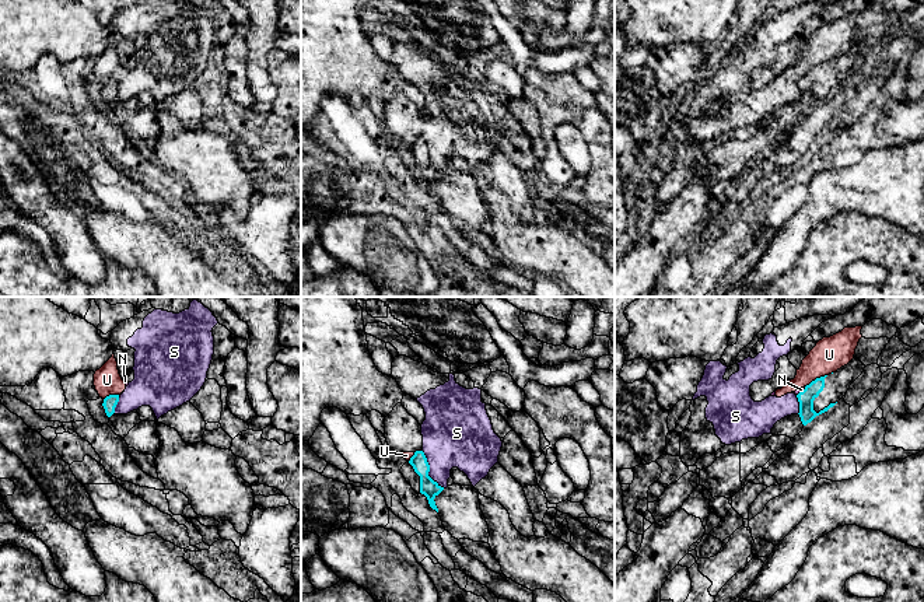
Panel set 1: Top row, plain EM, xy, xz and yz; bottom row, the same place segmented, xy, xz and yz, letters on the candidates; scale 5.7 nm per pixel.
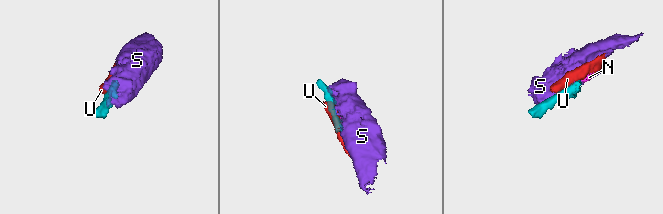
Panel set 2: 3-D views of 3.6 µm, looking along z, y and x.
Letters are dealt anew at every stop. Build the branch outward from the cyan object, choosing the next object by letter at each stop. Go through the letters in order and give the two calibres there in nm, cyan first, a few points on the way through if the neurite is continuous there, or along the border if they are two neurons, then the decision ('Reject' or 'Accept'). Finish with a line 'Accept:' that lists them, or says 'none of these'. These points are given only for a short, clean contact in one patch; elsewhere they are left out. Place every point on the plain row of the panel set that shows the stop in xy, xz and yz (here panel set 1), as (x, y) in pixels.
N: Thickness 90 nm (cyan) against 20 nm. Boundary: yz (805, 73), (797, 81). Reject
S: Thickness 100 nm (cyan) against 360 nm. Reject
U: Thickness 90 nm (cyan) against 200 nm. Boundary: yz (826, 60), (812, 66), (805, 73). Reject
Accept: none of these

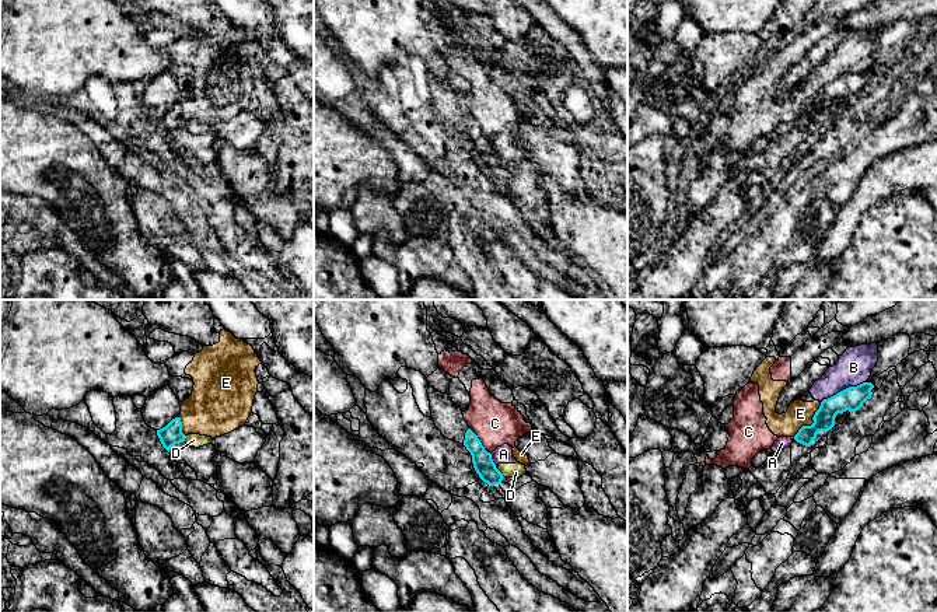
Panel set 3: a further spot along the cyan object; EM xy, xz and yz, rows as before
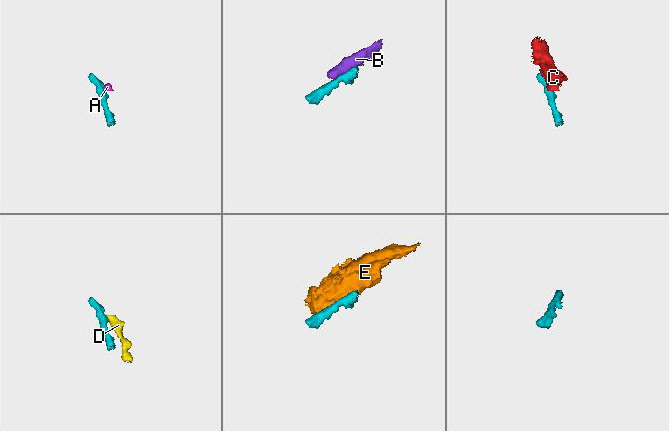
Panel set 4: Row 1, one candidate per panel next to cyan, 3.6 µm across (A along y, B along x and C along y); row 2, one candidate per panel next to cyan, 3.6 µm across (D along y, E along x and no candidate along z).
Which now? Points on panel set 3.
A: Thickness 120 nm (cyan) against 100 nm. Boundary: xz (490, 140), (496, 150). Reject
B: Thickness 140 nm (cyan) against 200 nm. Boundary: yz (864, 67), (849, 72), (821, 88). Reject
C: Thickness 120 nm (cyan) against 260 nm. Boundary: xz (469, 114), (490, 140). Reject
D: Thickness 120 nm (cyan) against 90 nm. Boundary: xz (497, 156), (504, 163). Reject
E: Thickness 130 nm (cyan) against 150 nm. Reject
Accept: none of these

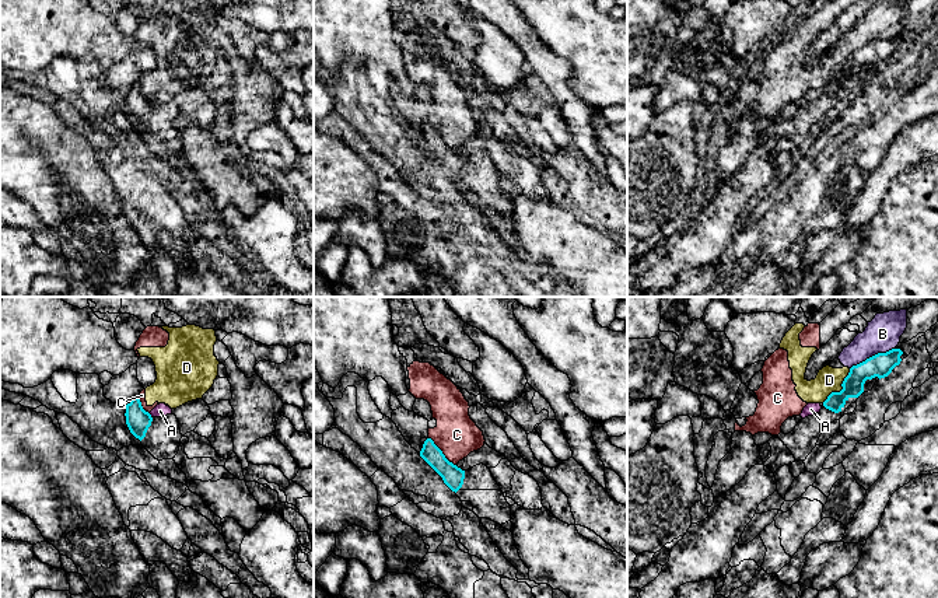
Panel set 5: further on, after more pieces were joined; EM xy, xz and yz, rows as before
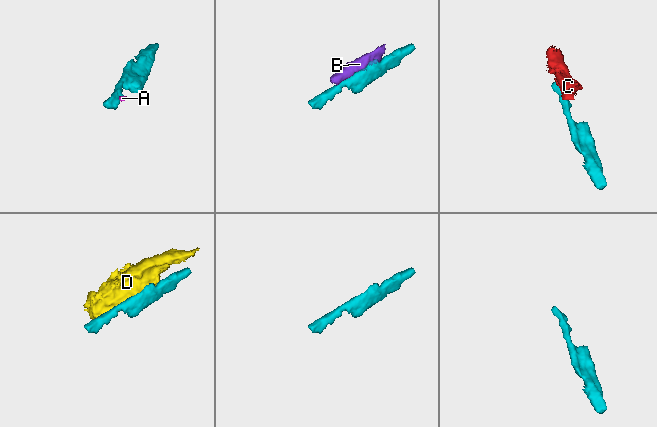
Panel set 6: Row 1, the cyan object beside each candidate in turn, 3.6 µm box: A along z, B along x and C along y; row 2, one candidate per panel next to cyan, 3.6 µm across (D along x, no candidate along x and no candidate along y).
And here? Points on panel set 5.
A: Thickness 140 nm (cyan) against 80 nm. Boundary: xy (149, 100), (151, 104). Reject
B: Thickness 140 nm (cyan) against 200 nm. Boundary: yz (893, 34), (878, 38), (850, 55). Reject
C: Thickness 120 nm (cyan) against 240 nm. Boundary: xz (429, 123), (455, 151). Reject
D: Thickness 130 nm (cyan) against 150 nm. Reject
Accept: none of these

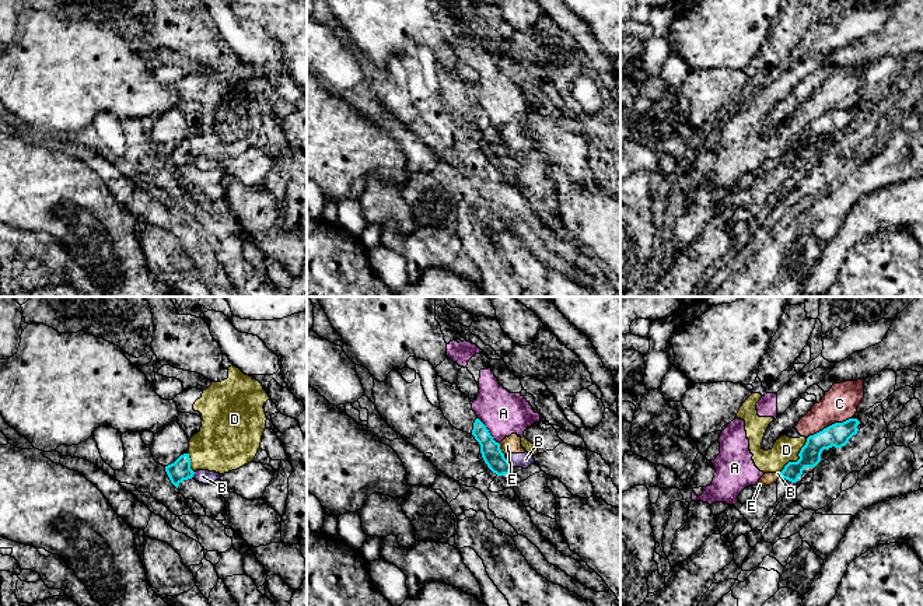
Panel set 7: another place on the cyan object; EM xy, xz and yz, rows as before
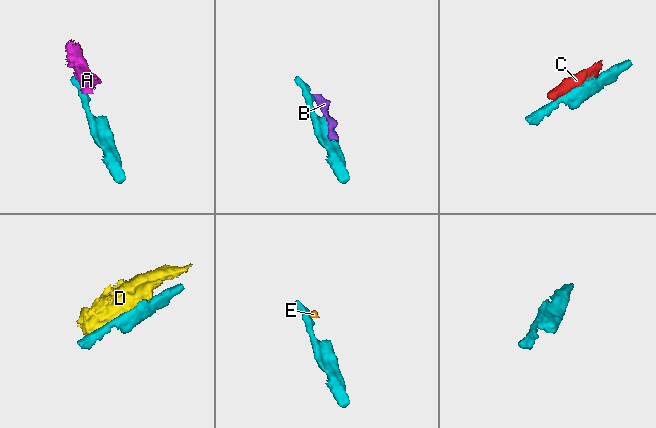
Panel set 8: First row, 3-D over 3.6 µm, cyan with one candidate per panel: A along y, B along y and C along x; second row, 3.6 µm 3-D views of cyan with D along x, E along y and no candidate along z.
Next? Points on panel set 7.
A: Thickness 120 nm (cyan) against 260 nm. Boundary: xz (478, 104), (499, 130). Reject
B: Thickness 120 nm (cyan) against 90 nm. Boundary: xz (506, 146), (513, 153). Reject
C: Thickness 140 nm (cyan) against 200 nm. Boundary: yz (850, 104), (835, 108), (807, 125). Reject
D: Thickness 130 nm (cyan) against 150 nm. Reject
E: Thickness 120 nm (cyan) against 100 nm. Boundary: xz (499, 130), (504, 140). Reject
Accept: none of these

